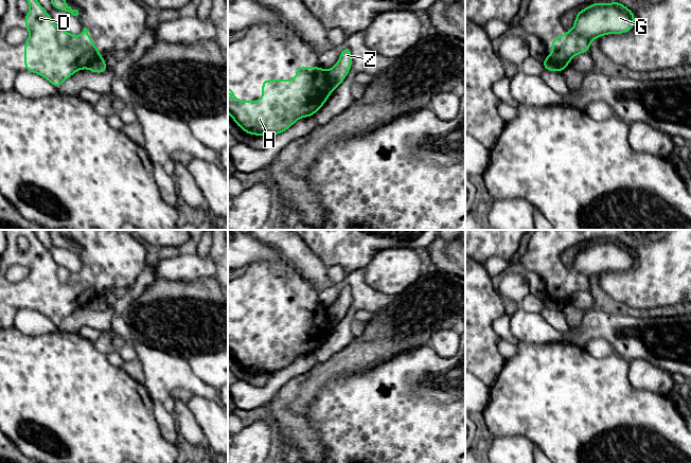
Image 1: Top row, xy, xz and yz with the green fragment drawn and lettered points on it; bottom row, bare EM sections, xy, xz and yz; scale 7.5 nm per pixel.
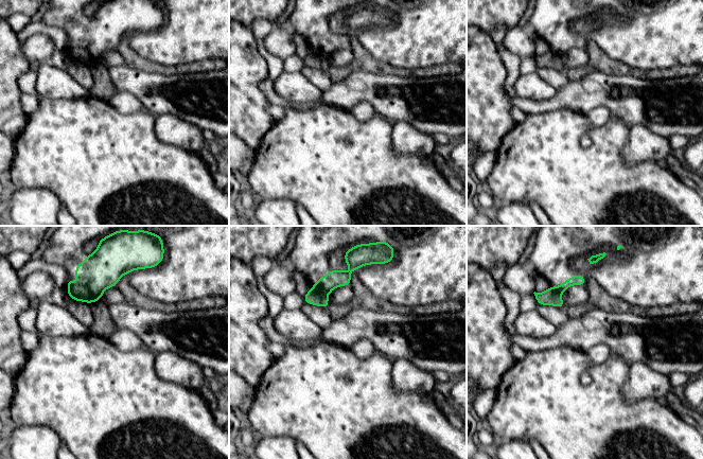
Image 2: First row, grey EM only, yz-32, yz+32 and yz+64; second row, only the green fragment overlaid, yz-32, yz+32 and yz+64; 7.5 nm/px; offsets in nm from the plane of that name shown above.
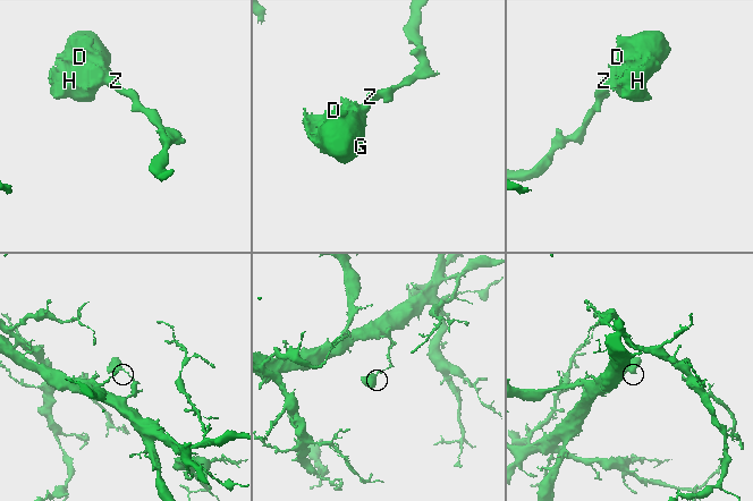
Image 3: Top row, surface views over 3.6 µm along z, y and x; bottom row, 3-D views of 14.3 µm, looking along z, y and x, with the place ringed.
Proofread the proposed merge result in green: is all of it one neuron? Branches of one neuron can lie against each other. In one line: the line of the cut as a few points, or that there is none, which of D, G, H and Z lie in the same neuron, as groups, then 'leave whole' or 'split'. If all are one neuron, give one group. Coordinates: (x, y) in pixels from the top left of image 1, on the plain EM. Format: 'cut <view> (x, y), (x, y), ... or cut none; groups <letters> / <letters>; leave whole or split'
cut yz (546, 294), (565, 304); groups D G H / Z; split

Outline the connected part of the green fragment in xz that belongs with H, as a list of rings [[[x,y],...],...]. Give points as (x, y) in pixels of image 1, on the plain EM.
[[[297,304],[295,317],[263,317],[261,338],[238,338],[236,326],[228,323],[229,330],[232,331],[232,337],[228,337],[228,351],[234,360],[247,372],[267,372],[272,375],[286,369],[299,356],[314,354],[333,326],[322,304]]]

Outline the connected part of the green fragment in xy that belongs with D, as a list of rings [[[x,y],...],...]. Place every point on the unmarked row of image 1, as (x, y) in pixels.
[[[24,230],[24,236],[30,243],[30,249],[24,253],[24,264],[31,270],[24,279],[25,308],[37,310],[58,326],[76,308],[88,305],[93,298],[101,296],[101,290],[92,280],[87,265],[78,272],[71,272],[53,260],[34,230]]]

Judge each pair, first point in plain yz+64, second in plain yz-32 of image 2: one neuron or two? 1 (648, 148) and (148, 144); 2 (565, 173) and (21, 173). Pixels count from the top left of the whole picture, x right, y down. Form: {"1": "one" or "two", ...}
{"1": "two", "2": "one"}

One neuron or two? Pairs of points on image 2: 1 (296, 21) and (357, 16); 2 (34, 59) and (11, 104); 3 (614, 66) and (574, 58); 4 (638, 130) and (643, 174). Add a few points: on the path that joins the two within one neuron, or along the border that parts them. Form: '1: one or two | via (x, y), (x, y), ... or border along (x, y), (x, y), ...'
1: one | via (311, 15), (315, 11), (343, 11)
2: two | border along (19, 43), (22, 55), (31, 66)
3: two | border along (584, 48), (587, 53), (587, 62), (582, 67)
4: two | border along (620, 151), (630, 165), (648, 160), (664, 162)

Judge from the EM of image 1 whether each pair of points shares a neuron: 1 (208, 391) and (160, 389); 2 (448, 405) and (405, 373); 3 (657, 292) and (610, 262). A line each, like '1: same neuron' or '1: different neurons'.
1: same neuron
2: same neuron
3: same neuron

